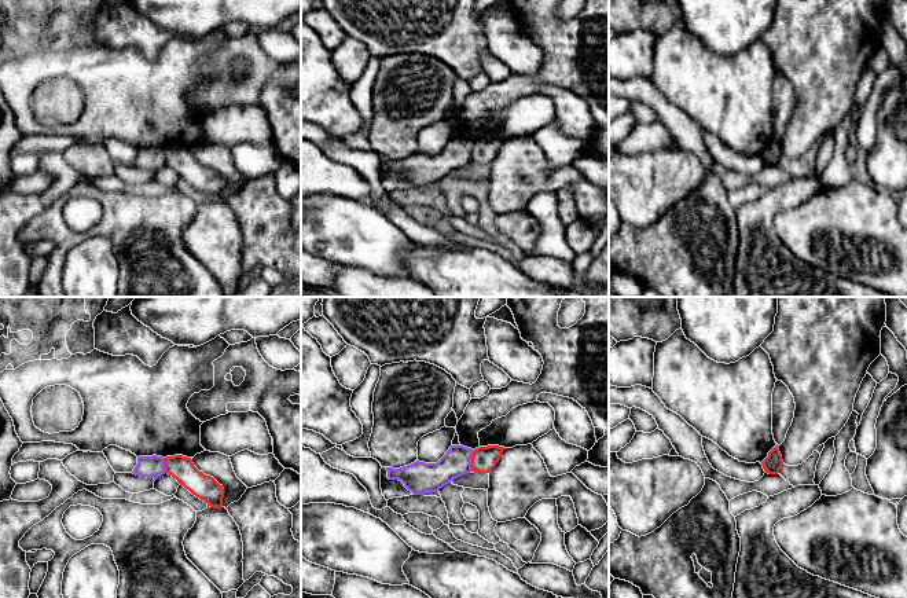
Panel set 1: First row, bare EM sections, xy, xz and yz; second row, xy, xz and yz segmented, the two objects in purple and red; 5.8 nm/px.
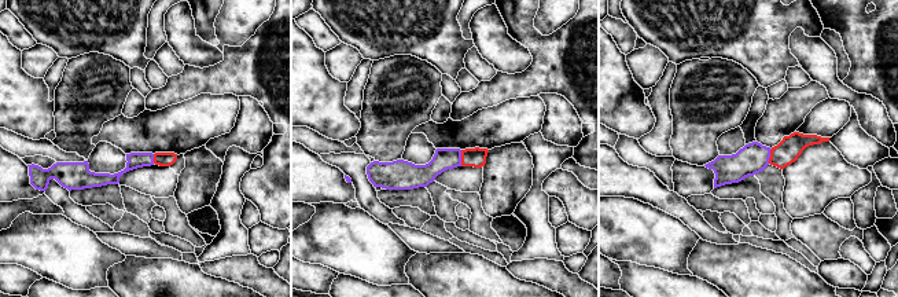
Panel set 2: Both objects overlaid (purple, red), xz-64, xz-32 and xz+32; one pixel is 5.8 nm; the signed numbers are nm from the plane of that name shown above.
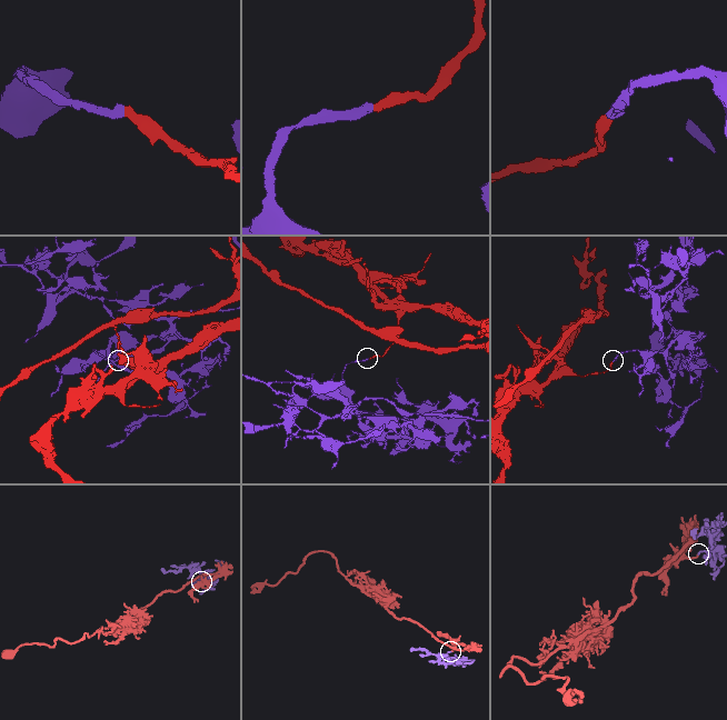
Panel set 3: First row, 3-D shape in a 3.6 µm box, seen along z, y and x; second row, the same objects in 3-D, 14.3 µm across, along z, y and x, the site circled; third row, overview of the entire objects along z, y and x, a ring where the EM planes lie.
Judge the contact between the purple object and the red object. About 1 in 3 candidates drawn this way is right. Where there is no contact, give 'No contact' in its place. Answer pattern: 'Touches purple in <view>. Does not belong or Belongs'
Touches purple in xz. Does not belong

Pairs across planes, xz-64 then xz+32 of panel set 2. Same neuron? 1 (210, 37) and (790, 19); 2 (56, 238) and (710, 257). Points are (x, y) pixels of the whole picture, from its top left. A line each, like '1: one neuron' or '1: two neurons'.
1: two neurons
2: two neurons

